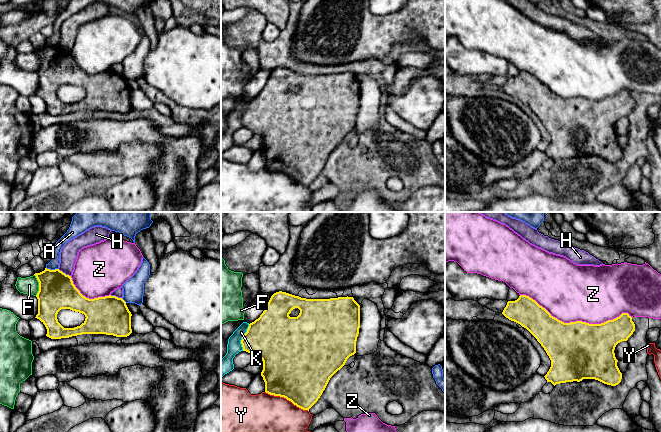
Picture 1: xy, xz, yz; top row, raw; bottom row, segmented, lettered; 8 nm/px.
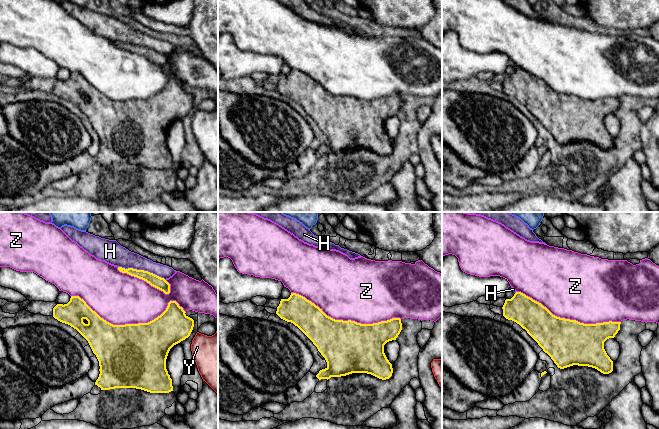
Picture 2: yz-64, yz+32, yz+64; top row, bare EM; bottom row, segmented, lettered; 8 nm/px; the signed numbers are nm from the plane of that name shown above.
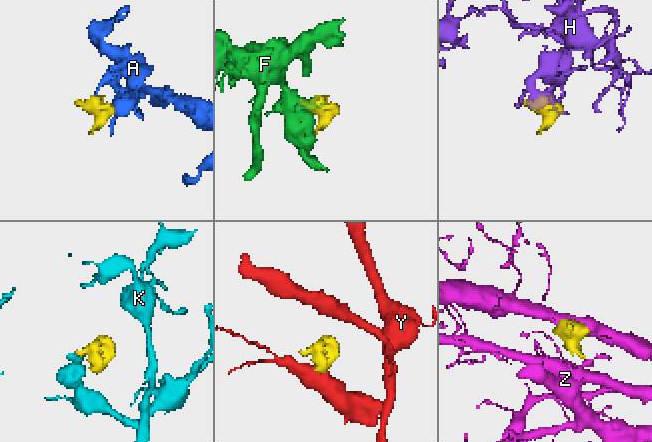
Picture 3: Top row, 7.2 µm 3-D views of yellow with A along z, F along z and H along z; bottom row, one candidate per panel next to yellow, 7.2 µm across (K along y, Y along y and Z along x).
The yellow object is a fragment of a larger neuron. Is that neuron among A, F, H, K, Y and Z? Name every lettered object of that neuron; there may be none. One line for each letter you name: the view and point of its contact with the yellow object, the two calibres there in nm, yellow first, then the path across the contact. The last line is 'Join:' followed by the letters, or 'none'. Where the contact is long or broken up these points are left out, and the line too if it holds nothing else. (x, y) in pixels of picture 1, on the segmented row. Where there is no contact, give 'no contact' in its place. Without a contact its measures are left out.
Join: none

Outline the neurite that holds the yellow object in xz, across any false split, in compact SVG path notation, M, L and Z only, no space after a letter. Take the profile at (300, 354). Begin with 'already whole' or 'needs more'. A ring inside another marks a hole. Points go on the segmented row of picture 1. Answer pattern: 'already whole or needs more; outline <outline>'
already whole; outline M279 291L271 296L260 317L249 324L241 344L243 351L262 359L261 376L265 382L266 393L284 397L297 407L309 411L322 395L330 378L356 353L359 328L360 305L353 297L306 299ZM295 308L300 310L299 315L290 317L289 314Z

